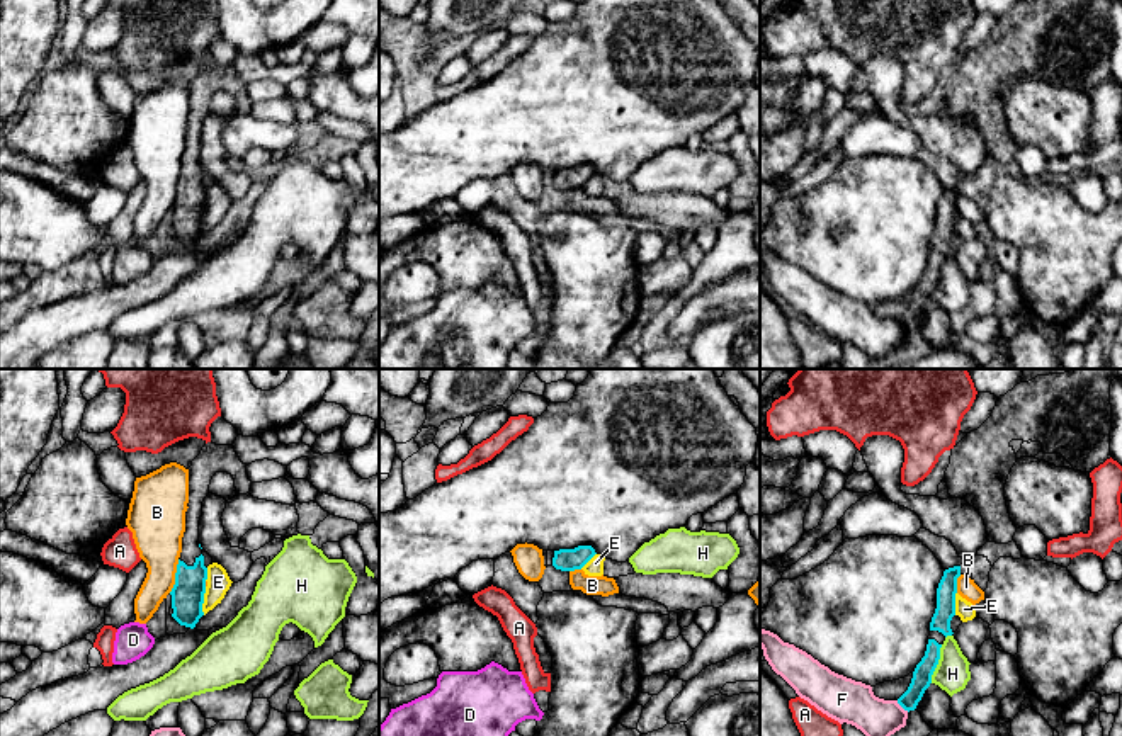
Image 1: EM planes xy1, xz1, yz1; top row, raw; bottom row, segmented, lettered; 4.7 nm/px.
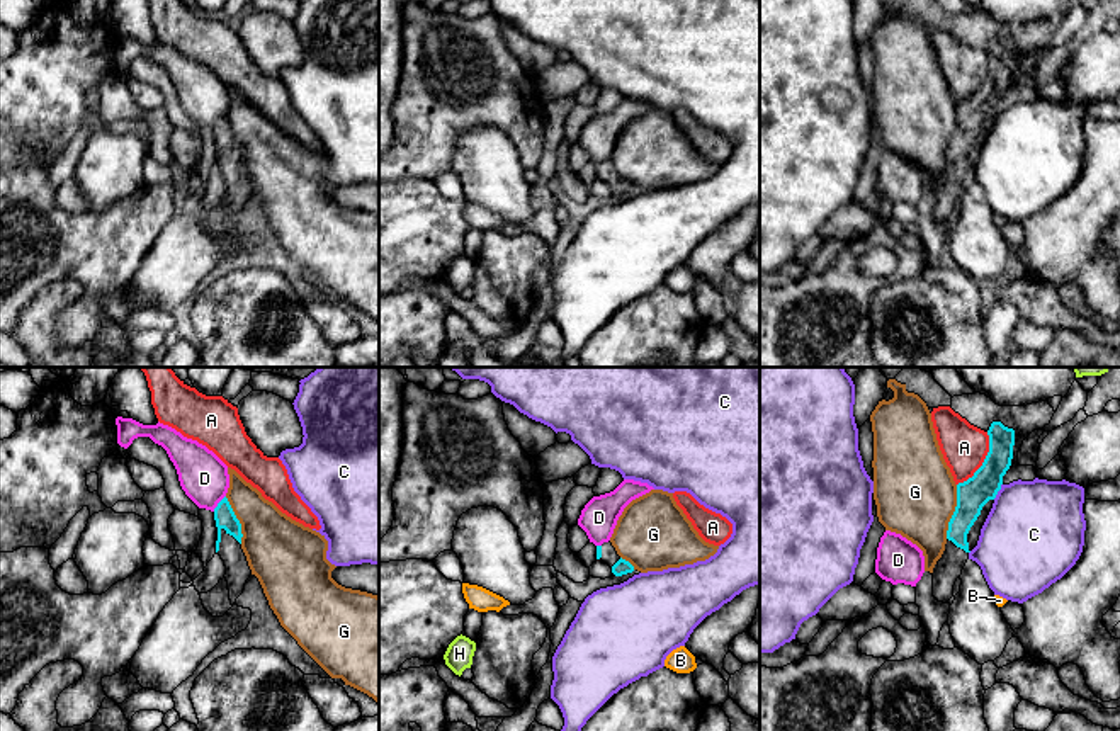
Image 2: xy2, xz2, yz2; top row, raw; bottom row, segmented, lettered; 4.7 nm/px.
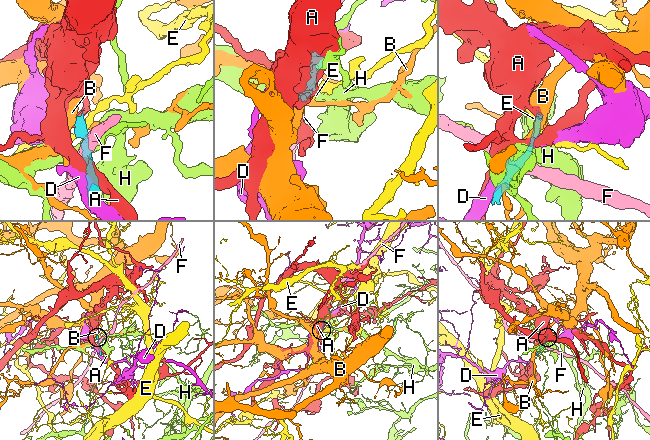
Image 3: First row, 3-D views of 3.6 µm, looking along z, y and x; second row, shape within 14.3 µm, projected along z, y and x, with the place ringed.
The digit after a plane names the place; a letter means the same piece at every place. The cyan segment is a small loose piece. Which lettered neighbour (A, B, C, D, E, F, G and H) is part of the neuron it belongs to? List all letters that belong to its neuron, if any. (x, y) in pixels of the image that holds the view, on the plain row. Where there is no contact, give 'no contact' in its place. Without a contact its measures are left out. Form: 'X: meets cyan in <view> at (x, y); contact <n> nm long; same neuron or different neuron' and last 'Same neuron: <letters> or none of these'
A: meets cyan in yz2 at (984, 80); contact 300 nm long; different neuron
B: meets cyan in xy1 at (175, 196); contact 170 nm long; different neuron
C: meets cyan in yz2 at (998, 109); contact 90 nm long; different neuron
D: meets cyan in xy2 at (218, 123); contact 100 nm long; different neuron
E: meets cyan in xy1 at (203, 220); contact 140 nm long; different neuron
F: meets cyan in yz1 at (903, 327); contact 80 nm long; different neuron
G: meets cyan in yz2 at (954, 131); contact 260 nm long; different neuron
H: meets cyan in yz1 at (937, 283); contact 190 nm long; different neuron
Same neuron: none of these

